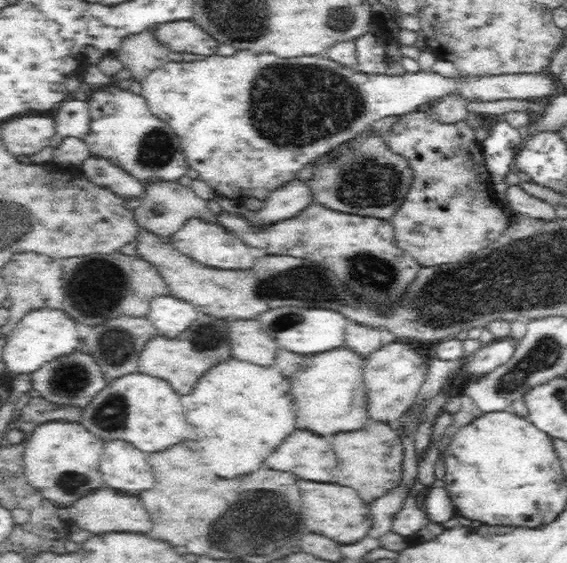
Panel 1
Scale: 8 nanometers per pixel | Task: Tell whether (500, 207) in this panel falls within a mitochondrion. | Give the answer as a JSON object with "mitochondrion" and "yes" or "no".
{"mitochondrion":"no"}

